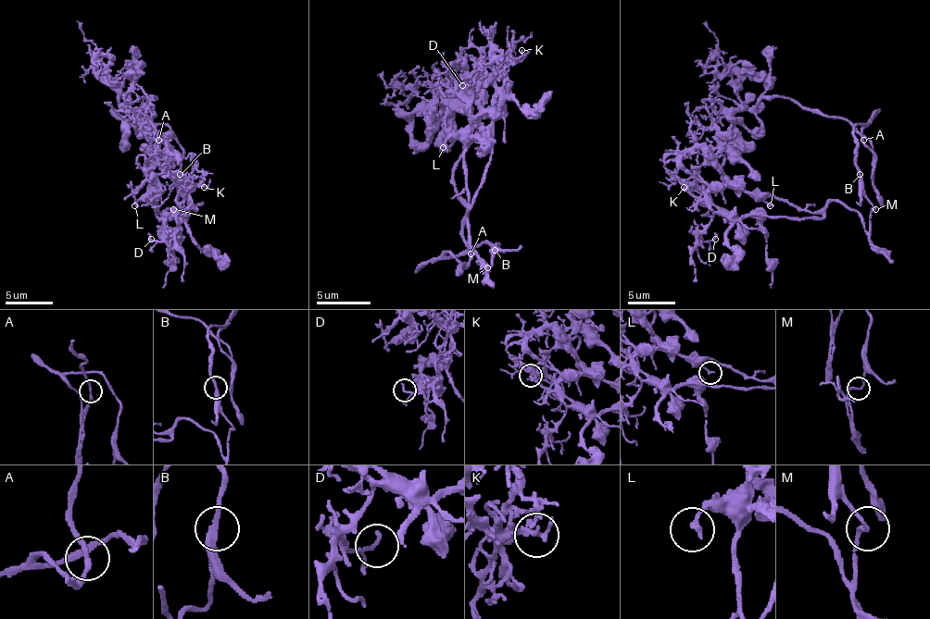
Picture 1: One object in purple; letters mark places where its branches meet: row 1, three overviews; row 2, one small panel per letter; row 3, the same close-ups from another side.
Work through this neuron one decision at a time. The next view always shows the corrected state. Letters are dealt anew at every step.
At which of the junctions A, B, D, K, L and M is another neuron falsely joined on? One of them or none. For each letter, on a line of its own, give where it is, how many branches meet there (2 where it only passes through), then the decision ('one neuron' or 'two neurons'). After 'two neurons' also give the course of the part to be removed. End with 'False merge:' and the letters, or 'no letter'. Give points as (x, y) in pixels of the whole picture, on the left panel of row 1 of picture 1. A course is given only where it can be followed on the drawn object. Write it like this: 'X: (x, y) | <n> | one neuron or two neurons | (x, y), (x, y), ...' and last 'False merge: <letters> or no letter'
A: (158, 140) | 2 | one neuron
B: (180, 174) | 2 | one neuron
D: (151, 239) | 2 | one neuron
K: (204, 187) | 2 | one neuron
L: (134, 205) | 1 | one neuron
M: (173, 209) | 2 | one neuron
False merge: no letter

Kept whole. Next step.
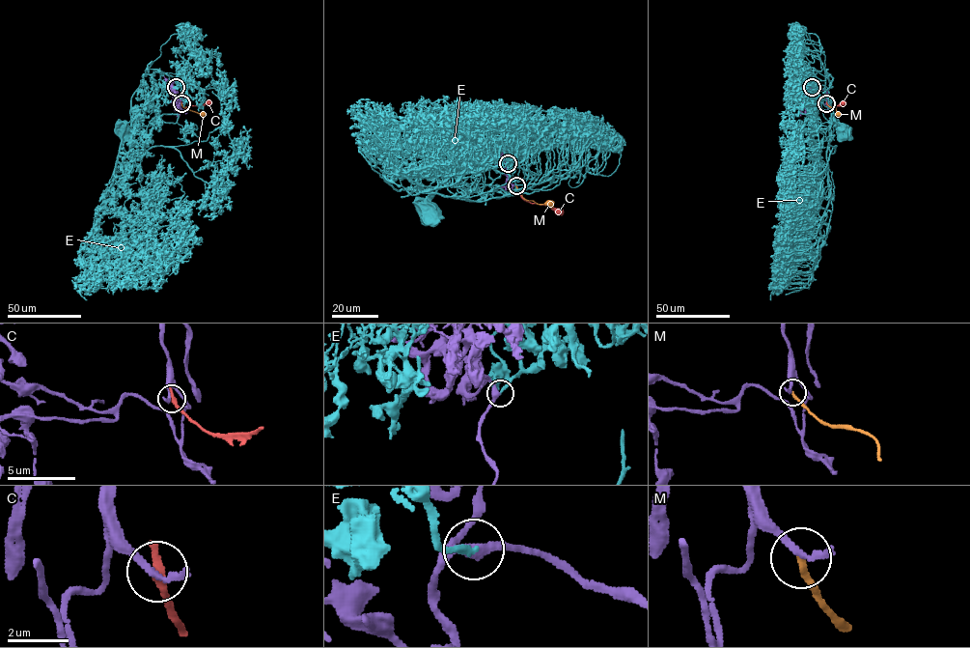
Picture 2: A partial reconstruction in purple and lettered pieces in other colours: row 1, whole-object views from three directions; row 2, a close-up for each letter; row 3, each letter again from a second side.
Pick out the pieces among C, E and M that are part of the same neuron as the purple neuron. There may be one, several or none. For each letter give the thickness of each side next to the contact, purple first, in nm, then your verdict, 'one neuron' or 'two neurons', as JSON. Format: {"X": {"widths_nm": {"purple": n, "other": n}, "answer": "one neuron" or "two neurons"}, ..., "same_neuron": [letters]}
{"C": {"widths_nm": {"purple": 190, "other": 380}, "answer": "two neurons"}, "E": {"widths_nm": {"purple": 320, "other": 200}, "answer": "one neuron"}, "M": {"widths_nm": {"purple": 260, "other": 200}, "answer": "two neurons"}, "same_neuron": ["E"]}

